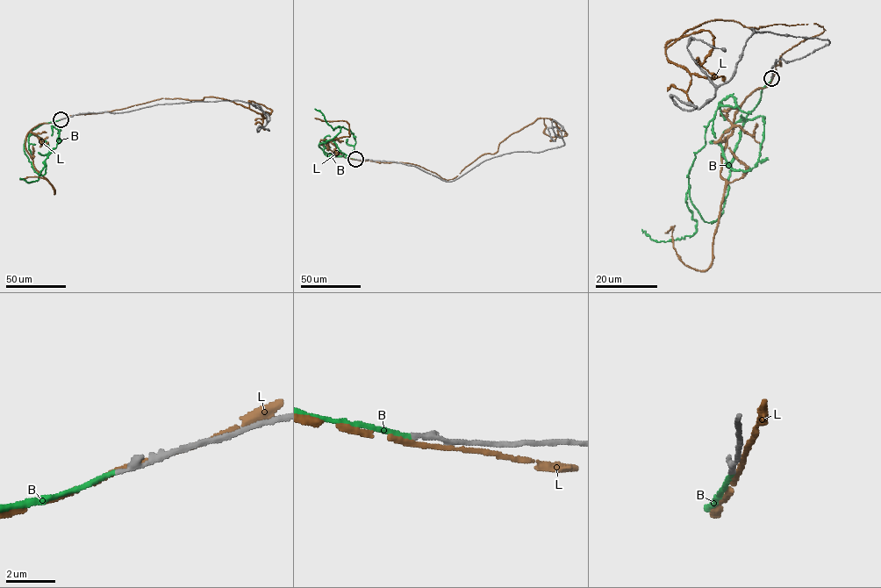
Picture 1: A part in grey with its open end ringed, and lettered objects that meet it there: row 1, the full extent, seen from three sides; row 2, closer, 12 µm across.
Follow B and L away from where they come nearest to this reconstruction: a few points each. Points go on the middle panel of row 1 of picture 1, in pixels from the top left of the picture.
B: (354, 159), (331, 154), (318, 146), (334, 137), (340, 127), (349, 129), (355, 143), (350, 146), (347, 141)
L: (354, 160), (412, 163), (453, 179), (539, 118), (547, 134), (564, 136), (564, 131), (558, 131), (560, 138)

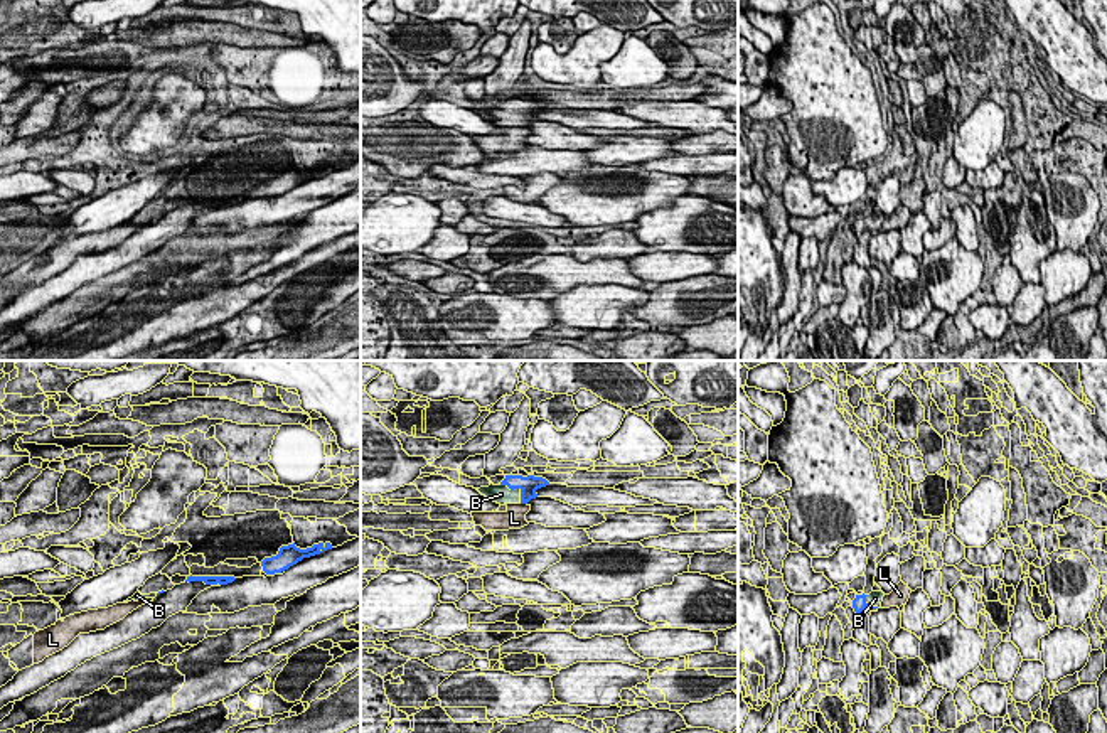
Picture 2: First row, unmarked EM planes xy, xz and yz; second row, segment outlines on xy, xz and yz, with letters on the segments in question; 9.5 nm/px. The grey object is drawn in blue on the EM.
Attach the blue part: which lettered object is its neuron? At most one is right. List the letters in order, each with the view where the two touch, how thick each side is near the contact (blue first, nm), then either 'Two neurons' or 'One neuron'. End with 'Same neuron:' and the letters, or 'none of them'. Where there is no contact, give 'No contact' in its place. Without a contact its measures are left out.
B: Touches blue in xz. Thickness 170 nm (blue) against 190 nm. One neuron
L: Touches blue in xz. Thickness 170 nm (blue) against 200 nm. Two neurons
Same neuron: B

